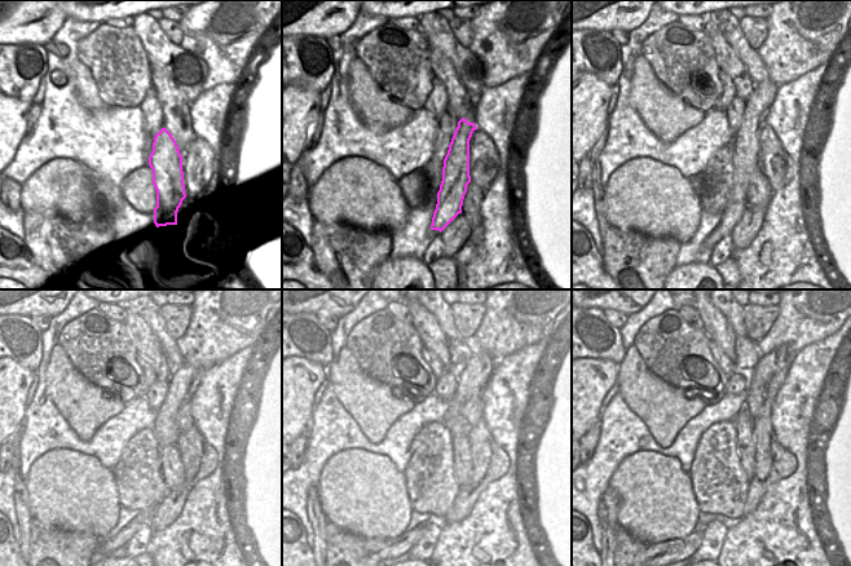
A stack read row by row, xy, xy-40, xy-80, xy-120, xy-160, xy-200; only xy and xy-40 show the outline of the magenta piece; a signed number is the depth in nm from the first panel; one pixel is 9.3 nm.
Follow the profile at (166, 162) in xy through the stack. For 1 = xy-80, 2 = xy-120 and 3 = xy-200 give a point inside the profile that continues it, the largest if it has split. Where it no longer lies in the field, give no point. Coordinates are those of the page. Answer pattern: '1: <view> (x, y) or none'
1: xy-80 (745, 141)
2: xy-120 (181, 385)
3: xy-200 (768, 363)

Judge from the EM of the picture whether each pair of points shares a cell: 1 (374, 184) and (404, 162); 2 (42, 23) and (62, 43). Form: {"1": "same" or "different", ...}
{"1": "different", "2": "different"}

